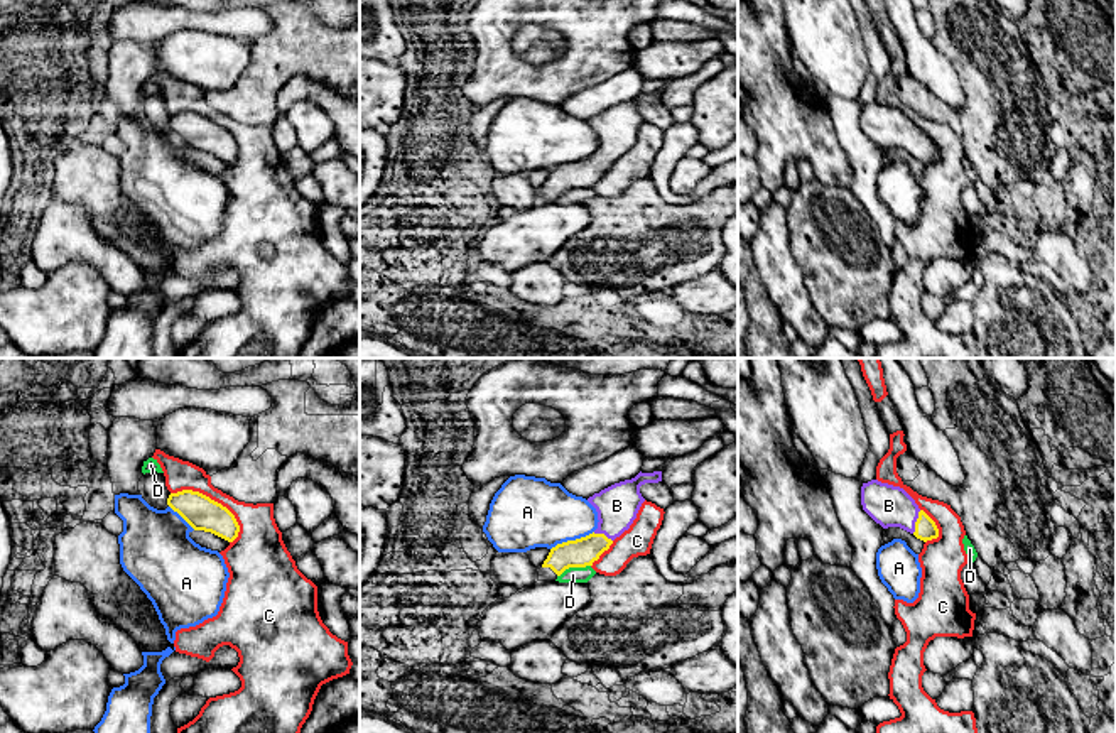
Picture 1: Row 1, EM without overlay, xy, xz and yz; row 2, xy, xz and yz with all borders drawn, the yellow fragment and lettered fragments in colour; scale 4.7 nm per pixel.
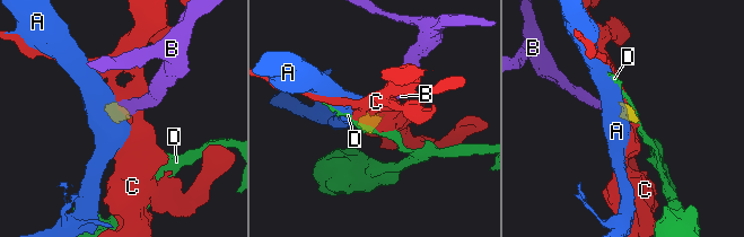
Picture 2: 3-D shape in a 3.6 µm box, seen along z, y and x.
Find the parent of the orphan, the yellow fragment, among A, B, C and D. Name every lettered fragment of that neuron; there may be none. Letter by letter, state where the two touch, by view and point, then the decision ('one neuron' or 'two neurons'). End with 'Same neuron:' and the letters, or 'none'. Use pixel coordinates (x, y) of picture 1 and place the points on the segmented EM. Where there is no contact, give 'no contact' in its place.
A: contact xz (571, 541); two neurons
B: contact yz (915, 522); one neuron
C: contact xy (213, 500); two neurons
D: contact xz (573, 566); two neurons
Same neuron: B

